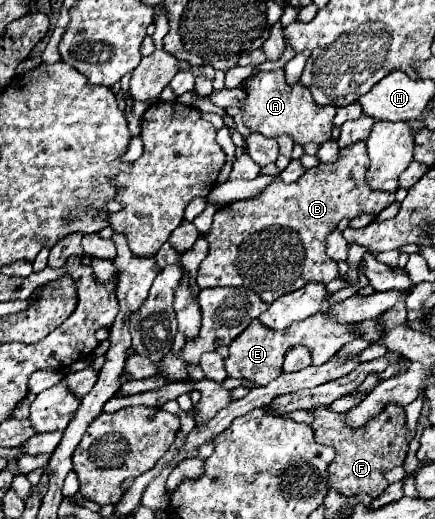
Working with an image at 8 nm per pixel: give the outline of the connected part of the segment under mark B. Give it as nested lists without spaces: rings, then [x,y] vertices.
[[[358,142],[344,150],[340,150],[340,158],[334,164],[320,164],[312,170],[306,170],[302,178],[292,184],[284,184],[280,176],[272,180],[272,184],[246,200],[232,202],[222,206],[214,214],[214,222],[206,240],[210,244],[208,256],[202,260],[198,268],[196,282],[200,288],[208,286],[244,286],[254,290],[266,304],[272,304],[278,296],[286,292],[300,290],[308,282],[330,282],[338,276],[336,262],[328,258],[324,240],[338,226],[342,218],[356,218],[360,214],[378,214],[386,206],[396,200],[396,194],[378,192],[366,184],[366,168],[370,166],[370,158],[366,158],[366,144]]]

